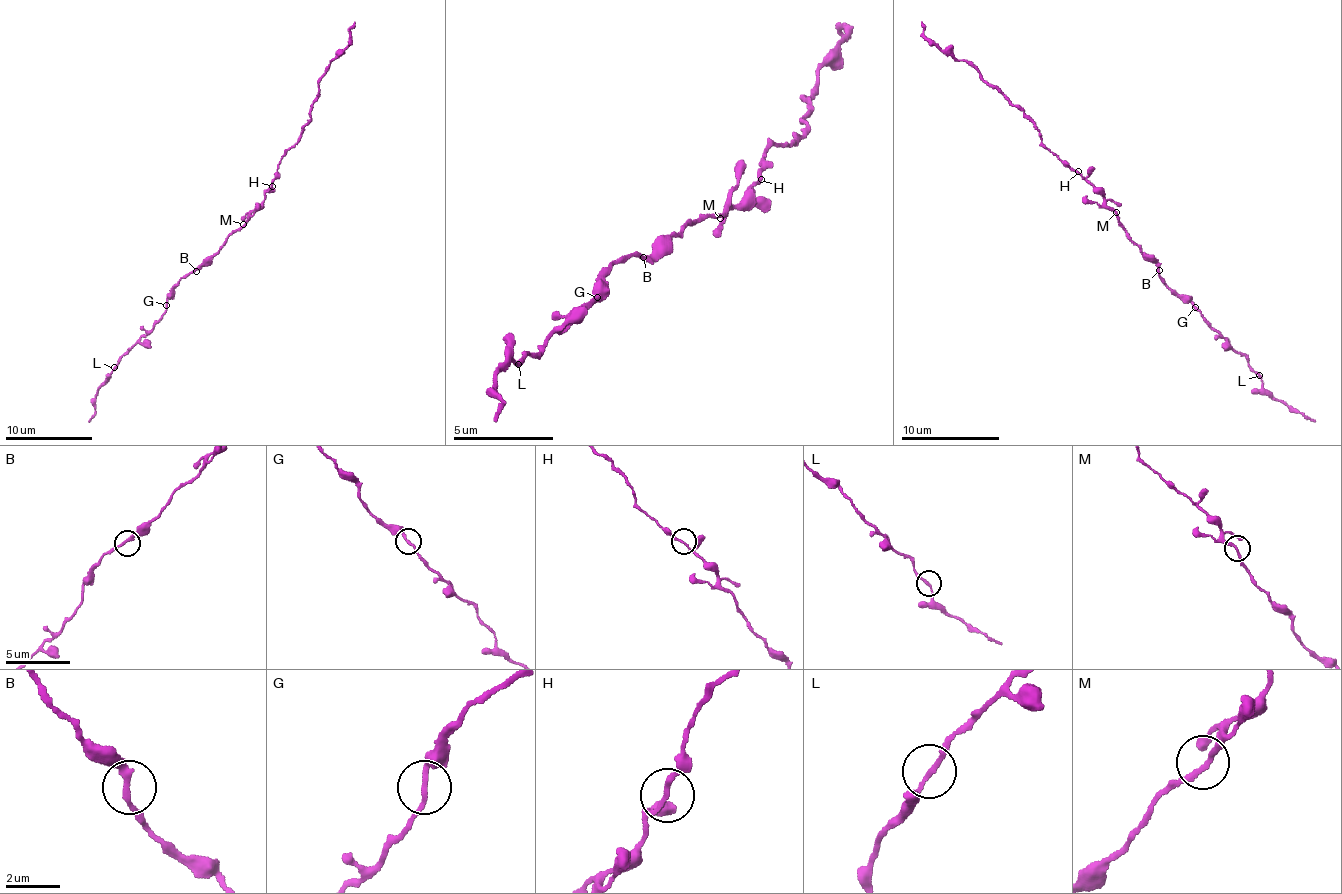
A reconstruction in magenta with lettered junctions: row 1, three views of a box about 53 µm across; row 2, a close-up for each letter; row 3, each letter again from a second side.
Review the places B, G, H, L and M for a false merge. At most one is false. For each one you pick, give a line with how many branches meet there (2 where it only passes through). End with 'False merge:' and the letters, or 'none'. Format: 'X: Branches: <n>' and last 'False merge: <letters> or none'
False merge: none

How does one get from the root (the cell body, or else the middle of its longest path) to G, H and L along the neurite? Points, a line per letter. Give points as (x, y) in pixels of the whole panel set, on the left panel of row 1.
G: (236, 231), (212, 256), (184, 275), (166, 305)
H: (236, 231), (271, 185)
L: (236, 231), (212, 256), (179, 281), (167, 299), (165, 311), (146, 336), (133, 345), (114, 367)

